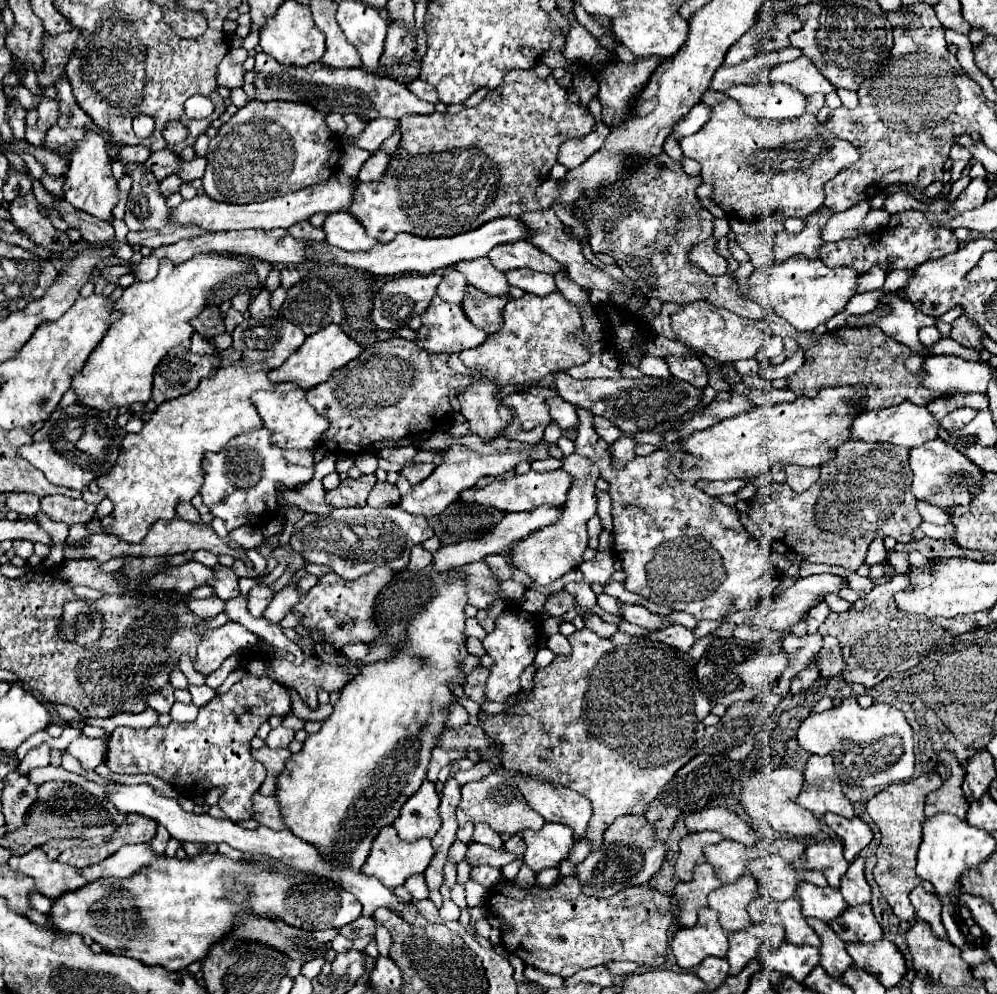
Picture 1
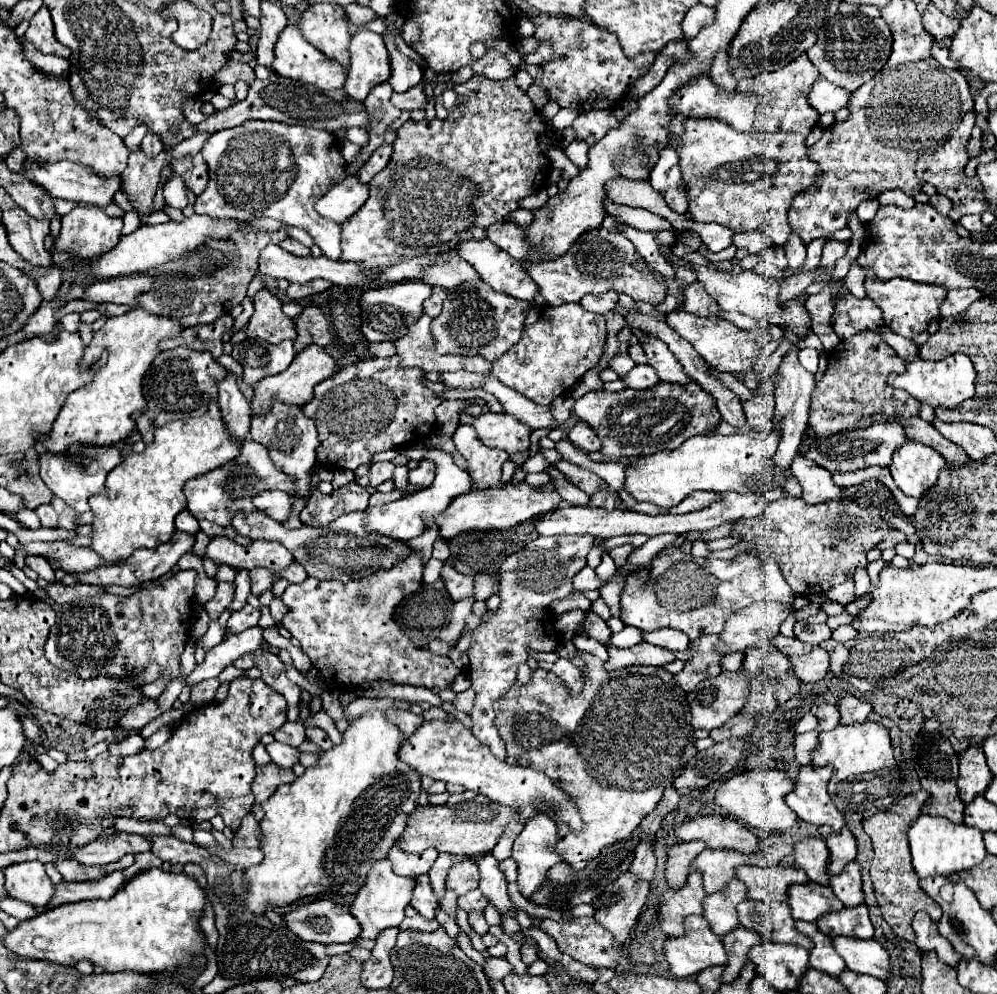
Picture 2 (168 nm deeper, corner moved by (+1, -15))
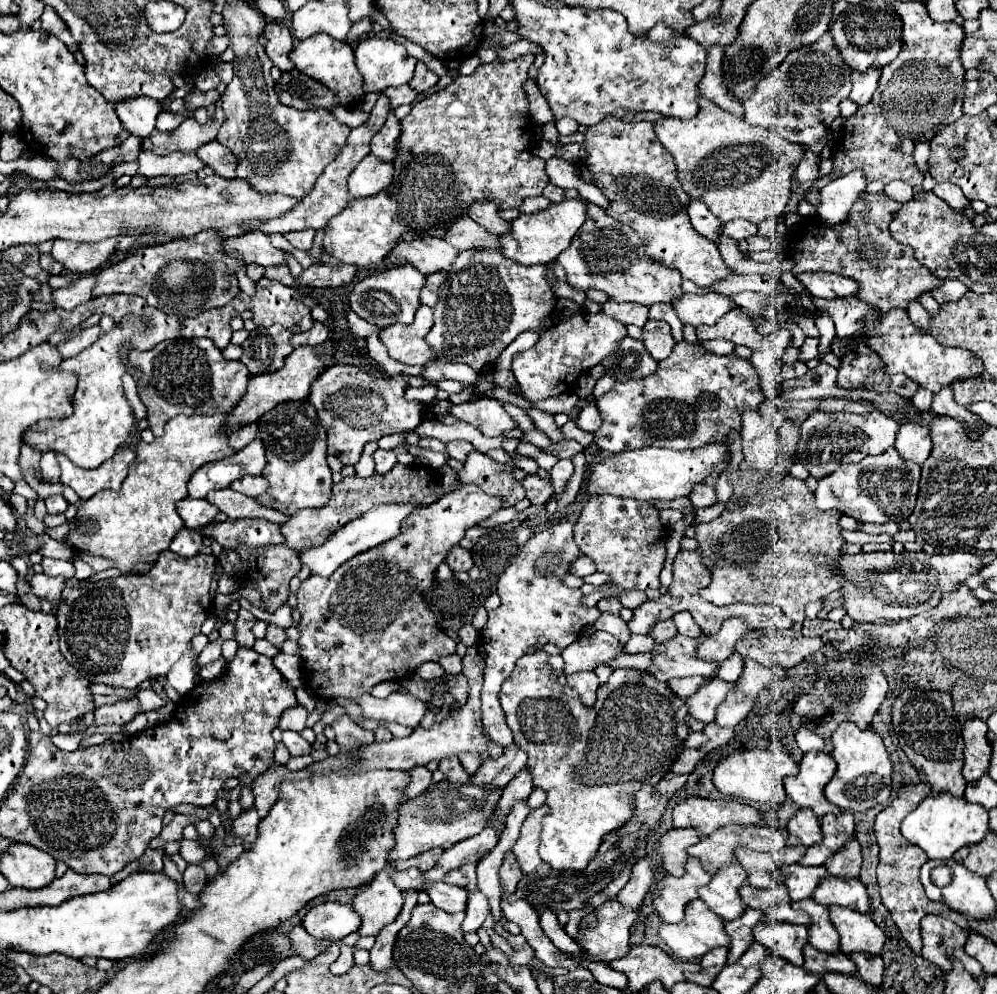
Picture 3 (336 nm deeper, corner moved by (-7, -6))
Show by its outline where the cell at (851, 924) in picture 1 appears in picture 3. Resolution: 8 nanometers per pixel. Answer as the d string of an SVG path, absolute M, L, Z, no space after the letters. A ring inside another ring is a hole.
M827 876L813 894L821 906L843 906L857 910L861 914L871 914L871 900L865 886L859 880L845 880L837 876Z

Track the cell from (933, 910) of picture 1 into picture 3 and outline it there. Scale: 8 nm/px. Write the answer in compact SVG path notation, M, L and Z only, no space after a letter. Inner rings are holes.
M931 914L921 922L921 936L923 936L921 956L937 964L941 970L951 968L949 956L959 958L965 964L967 972L973 978L979 978L981 976L979 962L975 962L975 958L971 958L965 952L965 942L969 934L971 930L963 930L961 926L955 926L955 922Z

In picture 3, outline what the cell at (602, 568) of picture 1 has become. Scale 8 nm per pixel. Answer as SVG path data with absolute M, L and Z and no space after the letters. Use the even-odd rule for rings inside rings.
M581 556L581 558L577 558L577 560L571 564L571 574L573 574L573 576L585 578L585 576L589 576L589 574L593 574L593 572L595 572L595 562L591 562L591 558L587 558L587 556Z

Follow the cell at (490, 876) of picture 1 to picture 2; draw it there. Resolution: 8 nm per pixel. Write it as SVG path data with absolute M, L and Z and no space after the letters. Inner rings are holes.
M473 889L473 891L469 891L469 893L465 893L463 897L459 897L457 899L457 905L459 905L459 909L463 909L463 911L479 911L479 913L483 913L483 909L487 907L487 899L483 899L483 895L479 895L479 889Z

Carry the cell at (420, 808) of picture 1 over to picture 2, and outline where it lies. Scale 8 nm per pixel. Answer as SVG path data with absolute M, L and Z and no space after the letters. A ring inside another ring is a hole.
M393 845L391 851L389 851L389 861L391 861L393 871L397 875L417 877L417 875L423 875L423 873L427 873L431 869L437 855L439 853L435 849L427 849L427 851L419 853L419 855L409 855L409 853L399 851L397 845Z

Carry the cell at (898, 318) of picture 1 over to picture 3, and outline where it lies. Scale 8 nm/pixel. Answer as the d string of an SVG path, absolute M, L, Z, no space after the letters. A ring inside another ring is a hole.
M803 272L797 276L797 280L805 284L815 298L835 300L835 298L847 298L859 294L859 282L855 282L853 278L843 278L839 274Z

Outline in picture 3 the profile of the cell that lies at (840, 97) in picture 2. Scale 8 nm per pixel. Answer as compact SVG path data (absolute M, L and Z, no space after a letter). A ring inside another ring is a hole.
M869 68L865 74L853 72L851 74L851 94L849 98L855 104L867 104L877 90L877 80L879 80L881 68Z

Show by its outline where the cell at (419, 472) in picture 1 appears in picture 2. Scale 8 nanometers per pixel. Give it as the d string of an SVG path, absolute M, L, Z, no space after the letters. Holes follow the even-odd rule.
M427 459L419 461L419 465L409 471L409 483L427 485L429 487L433 483L433 479L435 479L435 469L437 467L435 467L433 461L427 461Z

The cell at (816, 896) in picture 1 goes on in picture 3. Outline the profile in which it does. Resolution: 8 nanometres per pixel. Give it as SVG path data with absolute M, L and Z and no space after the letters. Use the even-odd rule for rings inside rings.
M801 864L781 866L779 872L785 878L785 886L789 890L791 900L811 898L821 880L829 876L825 866L801 866Z

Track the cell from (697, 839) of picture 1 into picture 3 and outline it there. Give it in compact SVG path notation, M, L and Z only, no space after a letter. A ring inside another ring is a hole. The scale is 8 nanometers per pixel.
M693 828L669 830L659 840L659 852L663 856L663 866L671 876L683 876L687 864L687 848L701 842L699 834Z

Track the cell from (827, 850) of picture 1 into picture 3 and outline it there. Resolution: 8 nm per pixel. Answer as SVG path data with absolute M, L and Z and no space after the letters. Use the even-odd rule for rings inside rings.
M801 808L791 820L789 820L789 838L787 844L803 844L803 846L815 846L823 840L821 834L821 822L819 818L809 810Z

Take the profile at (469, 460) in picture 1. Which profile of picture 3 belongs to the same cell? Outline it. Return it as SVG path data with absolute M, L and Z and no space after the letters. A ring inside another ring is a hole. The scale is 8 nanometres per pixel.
M407 502L407 504L383 504L383 506L373 506L371 510L367 510L367 514L355 518L355 522L347 522L347 526L343 526L343 530L337 530L335 534L329 536L329 540L321 546L315 546L315 548L309 548L309 550L303 550L299 554L301 562L307 564L311 568L311 574L319 574L319 576L331 576L343 562L351 560L353 556L377 546L377 544L383 544L395 536L399 536L399 530L401 530L401 522L403 518L407 518L407 514L411 514L419 504L417 502Z

